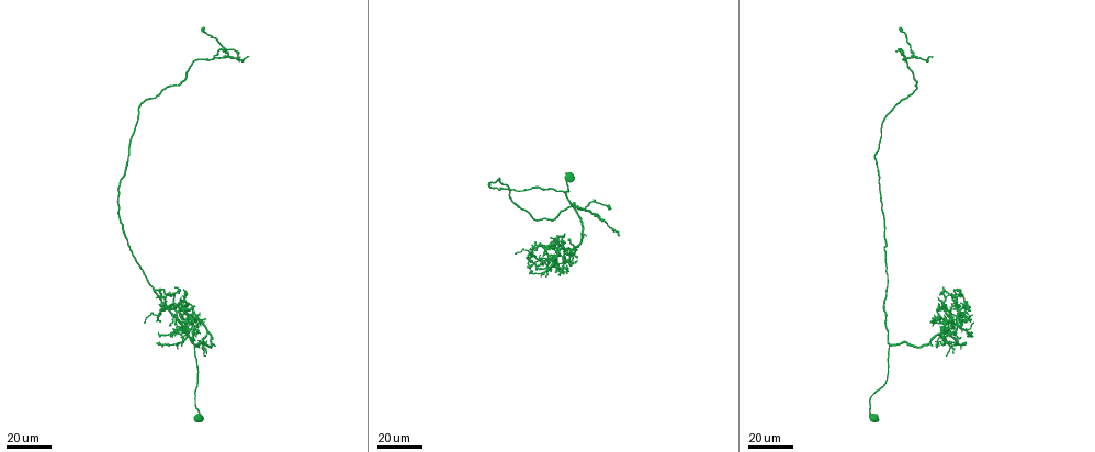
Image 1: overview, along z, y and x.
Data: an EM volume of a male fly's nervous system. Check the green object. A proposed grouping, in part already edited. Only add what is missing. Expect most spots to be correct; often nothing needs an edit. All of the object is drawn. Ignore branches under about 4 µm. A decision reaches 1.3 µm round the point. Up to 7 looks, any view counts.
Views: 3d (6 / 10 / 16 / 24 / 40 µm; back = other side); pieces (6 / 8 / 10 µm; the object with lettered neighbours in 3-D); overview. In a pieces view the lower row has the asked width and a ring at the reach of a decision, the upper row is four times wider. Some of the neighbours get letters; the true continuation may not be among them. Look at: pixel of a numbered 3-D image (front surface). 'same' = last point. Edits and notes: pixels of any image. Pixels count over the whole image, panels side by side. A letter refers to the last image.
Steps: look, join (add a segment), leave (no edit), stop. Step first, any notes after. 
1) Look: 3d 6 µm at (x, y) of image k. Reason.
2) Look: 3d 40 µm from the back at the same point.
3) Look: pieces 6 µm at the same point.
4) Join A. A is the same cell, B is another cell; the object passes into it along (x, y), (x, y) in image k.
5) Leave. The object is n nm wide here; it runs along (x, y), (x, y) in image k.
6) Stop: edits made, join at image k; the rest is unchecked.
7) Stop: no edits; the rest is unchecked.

Look: 3d 24 µm at (896, 49) of image 1. Free end.

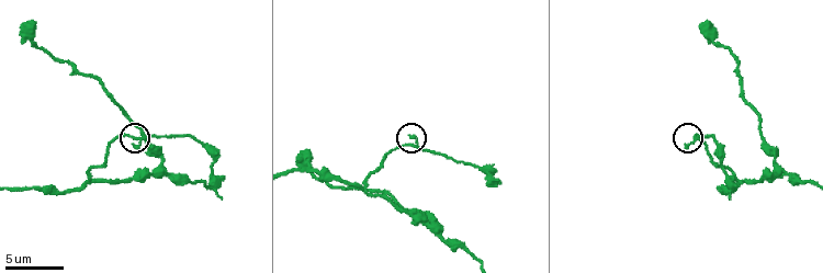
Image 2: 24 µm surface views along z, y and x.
Look: pieces 6 µm at (133, 146) of image 2.

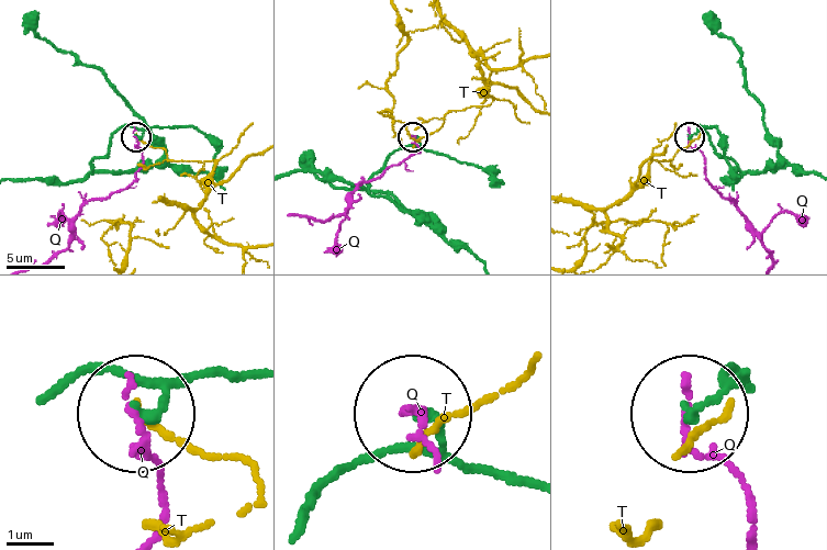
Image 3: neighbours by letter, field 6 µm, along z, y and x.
Leave. Q and T are other cells; no lettered segment goes on from it.

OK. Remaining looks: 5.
Look: 3d 24 µm at (930, 55) of image 1. An open end.

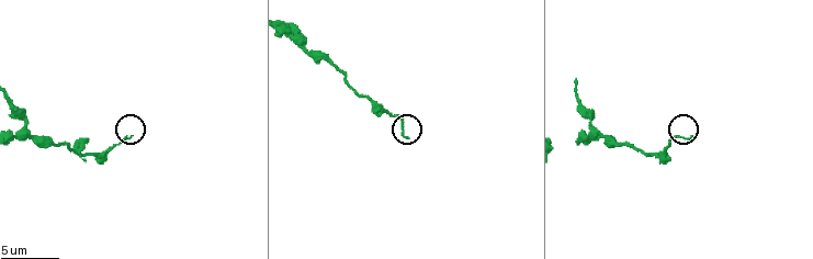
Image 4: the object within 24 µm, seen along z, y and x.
Look: pieces 6 µm at (407, 139) of image 4. What lies round it.

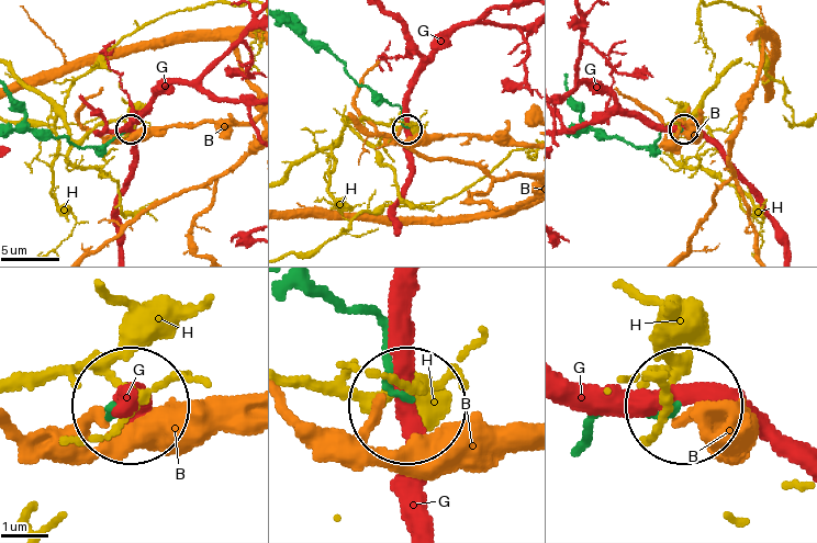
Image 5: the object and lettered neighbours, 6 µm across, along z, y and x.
Leave. B, G and H are other cells; it runs along (288, 21), (326, 47), (356, 82), (398, 106), (405, 126) in image 5; no lettered segment goes on from it.

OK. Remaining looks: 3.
Look: 3d 40 µm at (960, 314) of image 1. Branch stops here.

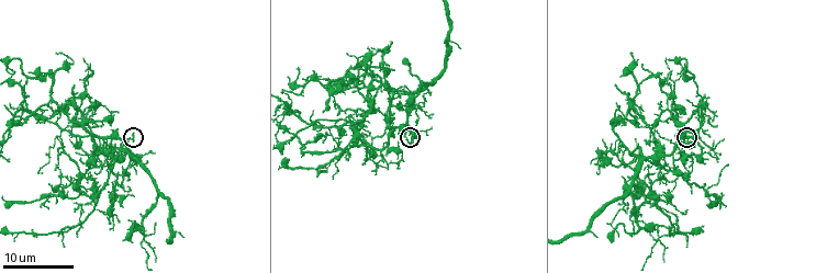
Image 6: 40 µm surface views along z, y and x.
Look: pieces 6 µm at (681, 131) of image 6.

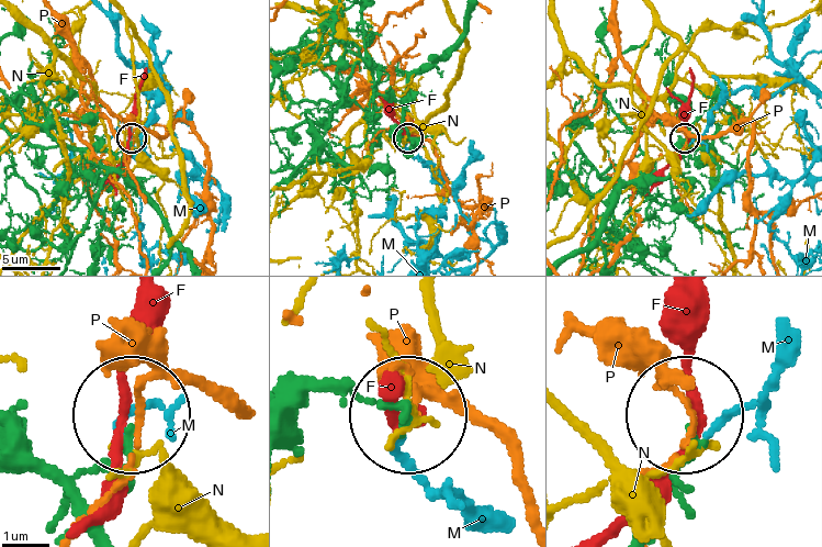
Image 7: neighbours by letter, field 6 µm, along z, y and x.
Leave. F, M, N and P are other cells; it runs along (567, 258), (588, 246), (627, 183), (665, 177), (686, 141) in image 7; none of them fits.

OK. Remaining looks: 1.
Stop: no edits; the rest is unchecked.

